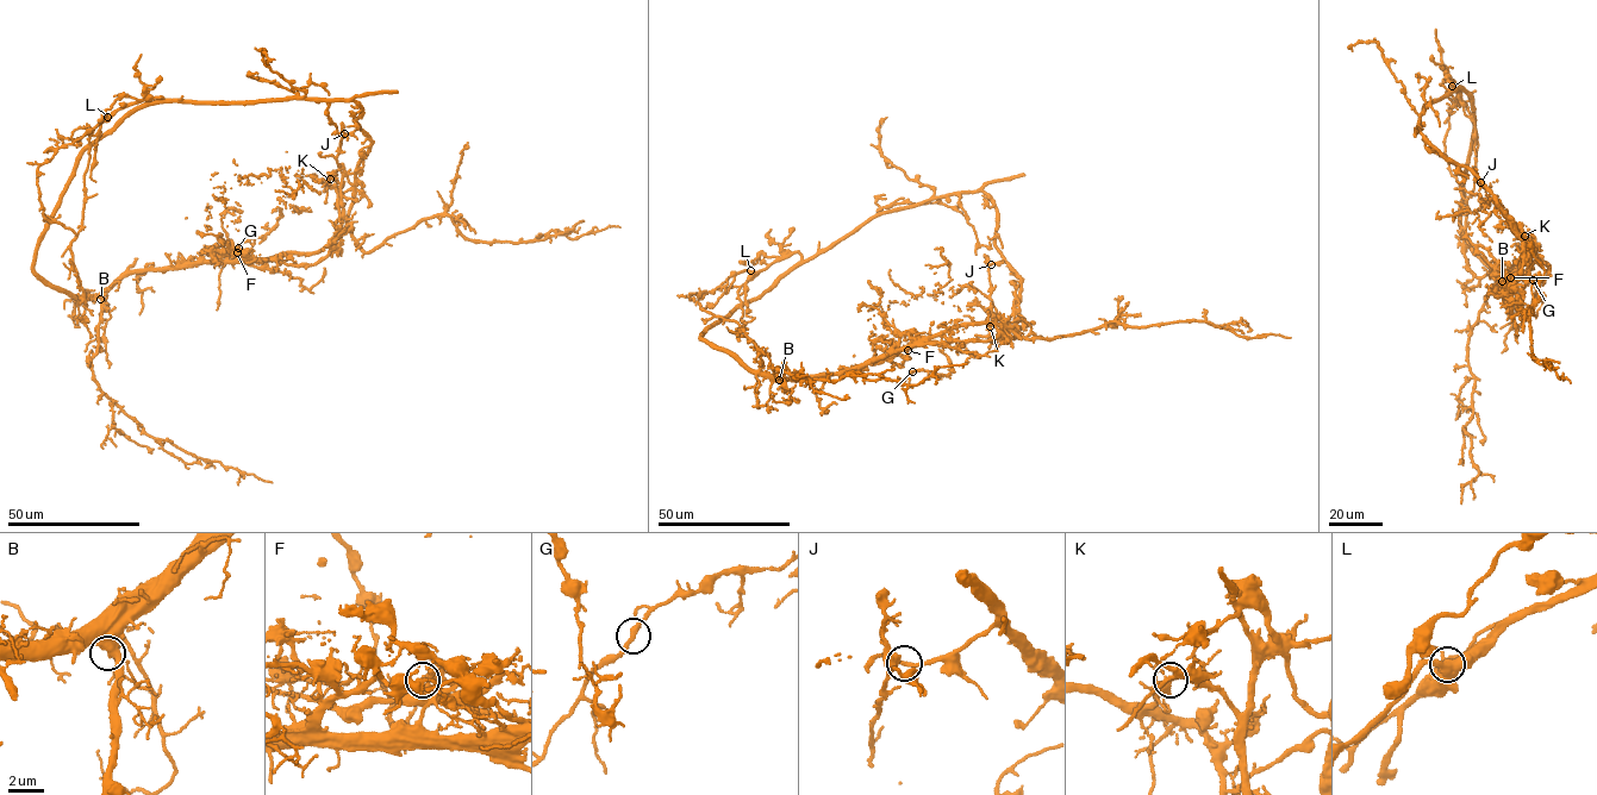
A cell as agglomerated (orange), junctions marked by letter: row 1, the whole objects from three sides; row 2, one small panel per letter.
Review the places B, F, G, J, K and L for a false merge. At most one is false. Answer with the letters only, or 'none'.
K

